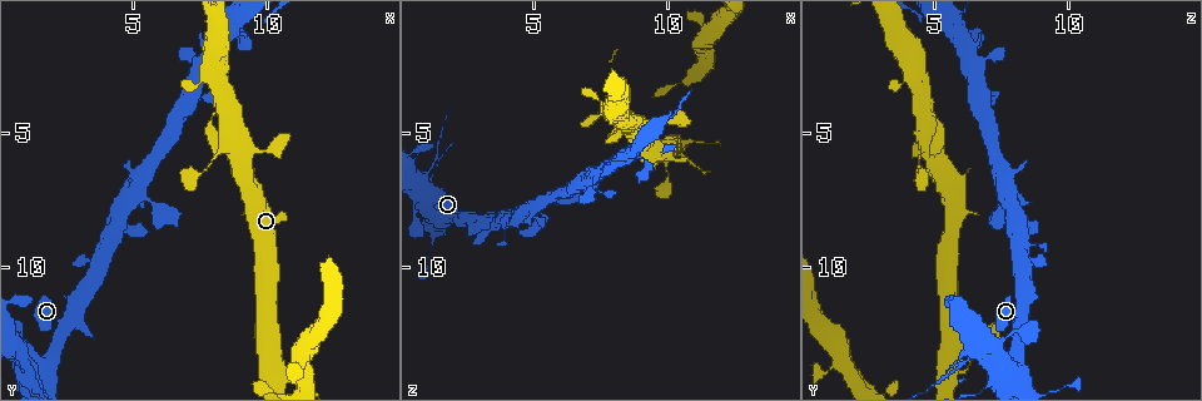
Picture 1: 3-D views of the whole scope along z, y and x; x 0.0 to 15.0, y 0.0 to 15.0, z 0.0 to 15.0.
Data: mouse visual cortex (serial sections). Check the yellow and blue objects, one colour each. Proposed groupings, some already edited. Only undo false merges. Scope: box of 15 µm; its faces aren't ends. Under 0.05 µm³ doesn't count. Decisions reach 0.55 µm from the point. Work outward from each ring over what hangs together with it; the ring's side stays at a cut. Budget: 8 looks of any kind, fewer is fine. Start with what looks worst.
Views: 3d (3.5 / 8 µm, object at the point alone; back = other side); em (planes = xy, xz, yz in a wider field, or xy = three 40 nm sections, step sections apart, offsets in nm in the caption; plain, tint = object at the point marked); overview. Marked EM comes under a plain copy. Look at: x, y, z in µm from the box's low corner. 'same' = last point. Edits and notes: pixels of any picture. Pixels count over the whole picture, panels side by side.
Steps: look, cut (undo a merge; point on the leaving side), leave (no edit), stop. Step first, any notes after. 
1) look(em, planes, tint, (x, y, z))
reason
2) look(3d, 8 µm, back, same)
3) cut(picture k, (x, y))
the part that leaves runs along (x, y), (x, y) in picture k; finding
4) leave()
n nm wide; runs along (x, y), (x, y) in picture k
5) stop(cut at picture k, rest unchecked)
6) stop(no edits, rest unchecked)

look(em, planes, tint, (1.3, 13.6, 6.0))
calibre changes

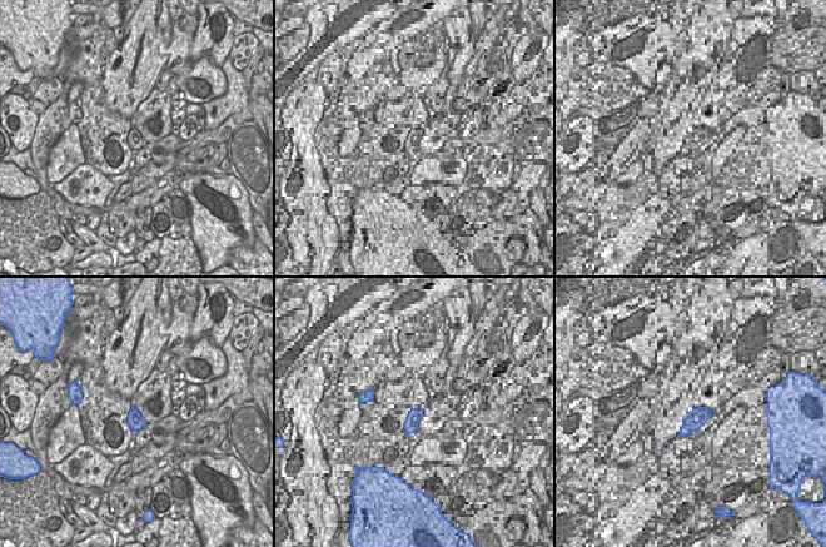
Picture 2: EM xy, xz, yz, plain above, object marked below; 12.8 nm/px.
look(3d, 3.5 µm, same)
wider look

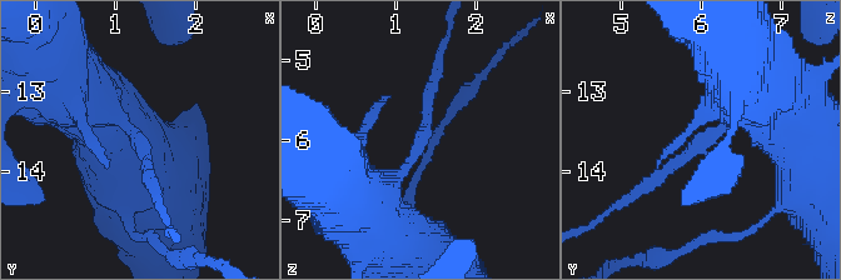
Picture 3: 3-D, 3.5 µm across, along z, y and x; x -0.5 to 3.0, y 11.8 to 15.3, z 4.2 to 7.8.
leave()
arms of 150, 500 nm; runs along (770, 118), (744, 114), (647, 183) in picture 3; one cell here

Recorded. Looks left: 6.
look(3d, 3.5 µm, (2.9, 11.4, 8.3))
sudden change in width

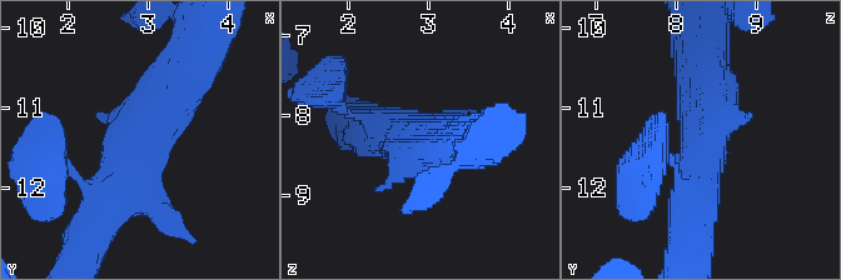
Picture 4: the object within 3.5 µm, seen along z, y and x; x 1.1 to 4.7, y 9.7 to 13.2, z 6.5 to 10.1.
look(em, planes, tint, (2.95, 11.35, 8.30))
shape alone is not enough

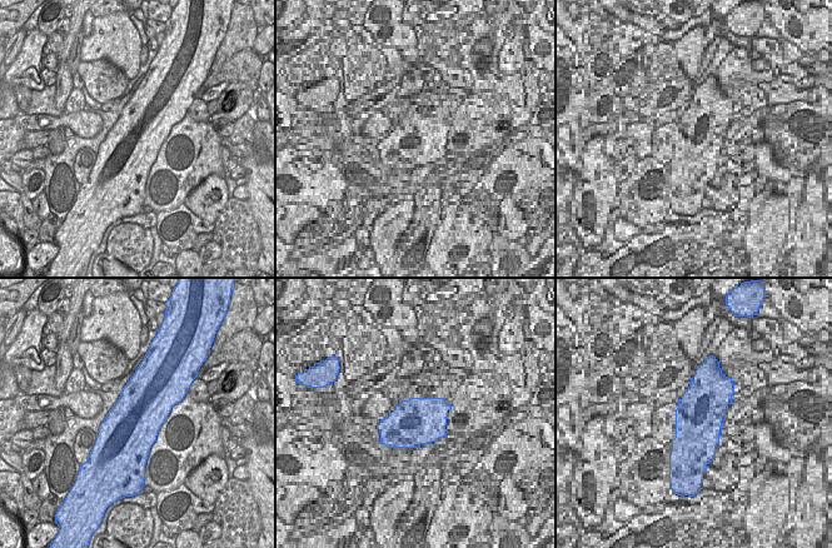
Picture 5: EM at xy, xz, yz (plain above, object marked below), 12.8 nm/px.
leave()
700 nm wide; runs along (98, 198), (129, 174), (190, 63) in picture 4; one cell here

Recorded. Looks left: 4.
look(3d, 3.5 µm, (7.7, 2.0, 6.3))
sudden change in width

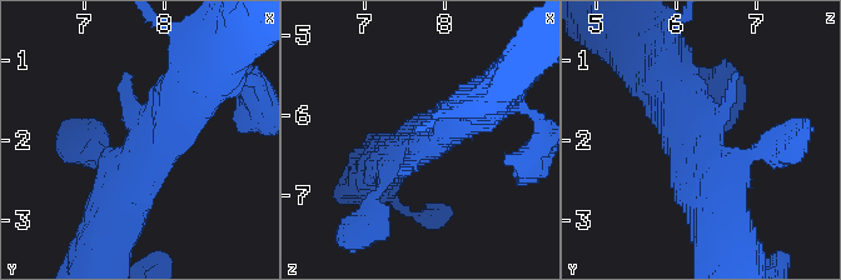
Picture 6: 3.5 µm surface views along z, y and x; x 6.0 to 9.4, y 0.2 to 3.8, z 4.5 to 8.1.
look(em, xy, step 2, tint, (7.70, 1.95, 6.40))

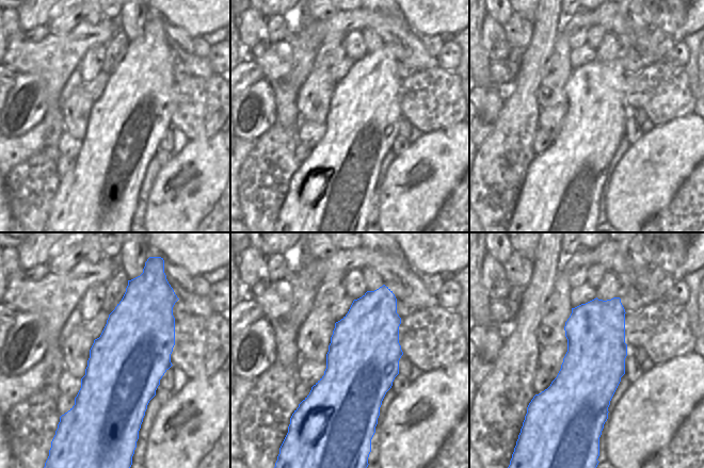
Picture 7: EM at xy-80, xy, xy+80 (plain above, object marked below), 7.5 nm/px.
leave()
one cell here

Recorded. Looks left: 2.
stop(no edits, rest unchecked)

